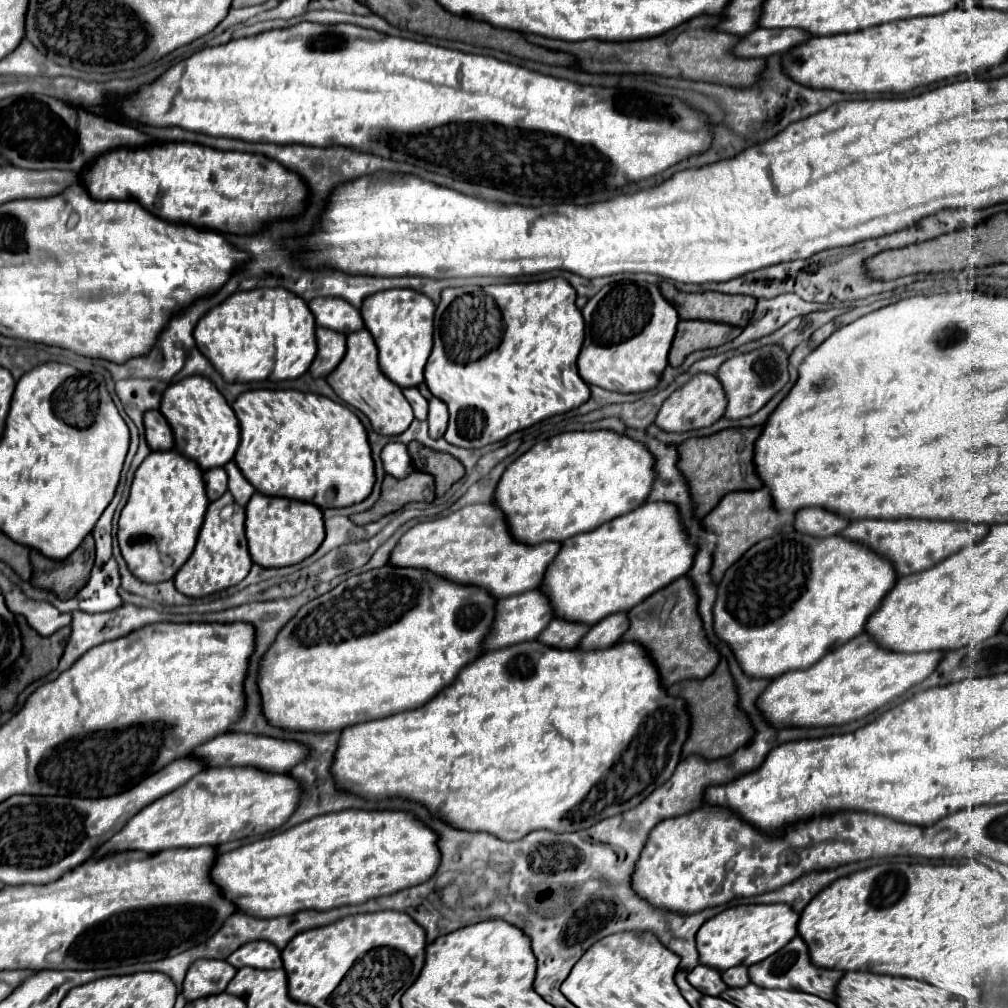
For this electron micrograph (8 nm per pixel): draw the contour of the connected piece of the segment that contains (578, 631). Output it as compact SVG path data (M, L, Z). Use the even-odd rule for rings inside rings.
M554 619L546 627L546 633L542 633L542 637L538 637L538 641L542 641L548 647L554 647L554 649L574 649L588 629L590 629L588 625L580 625L580 623L572 625L568 621Z

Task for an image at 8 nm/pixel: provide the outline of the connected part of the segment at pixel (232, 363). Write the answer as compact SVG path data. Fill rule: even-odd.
M254 289L230 295L196 325L198 349L228 383L250 383L266 377L298 379L316 357L316 321L302 297L286 289Z

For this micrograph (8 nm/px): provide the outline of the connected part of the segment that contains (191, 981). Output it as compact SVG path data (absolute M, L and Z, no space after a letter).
M198 959L188 969L182 993L186 1001L222 993L234 975L236 975L236 969L228 961Z

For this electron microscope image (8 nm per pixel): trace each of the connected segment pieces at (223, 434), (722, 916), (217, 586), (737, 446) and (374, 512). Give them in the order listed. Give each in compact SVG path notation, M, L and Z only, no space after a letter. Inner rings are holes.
M194 375L168 385L162 395L160 411L174 433L174 449L184 457L190 457L202 471L224 467L234 457L240 443L240 425L232 407L210 379Z
M776 903L776 905L738 905L738 907L724 909L714 919L708 919L700 927L700 931L696 935L700 963L708 965L708 967L714 967L718 971L726 971L726 969L730 969L734 965L746 965L746 967L750 967L754 963L760 963L762 959L766 959L772 953L780 951L798 933L796 931L798 919L800 919L800 915L790 905L782 905L782 903Z
M224 493L218 501L208 505L202 531L198 535L198 543L190 559L180 567L180 571L174 577L174 585L182 595L188 597L206 597L216 591L228 589L232 585L238 585L250 571L252 559L248 553L248 543L244 537L244 507L236 505L236 501L230 497L230 493ZM232 505L234 513L230 519L222 519L220 511Z
M762 427L724 429L716 435L688 439L682 445L678 445L678 469L688 483L696 519L702 519L704 515L708 515L726 493L762 487L762 481L758 479L752 463L754 441L758 439L760 431Z
M414 471L406 479L394 479L386 475L380 499L374 503L374 507L364 513L350 515L350 521L356 525L366 525L402 509L406 503L412 501L434 501L434 477L430 473Z

